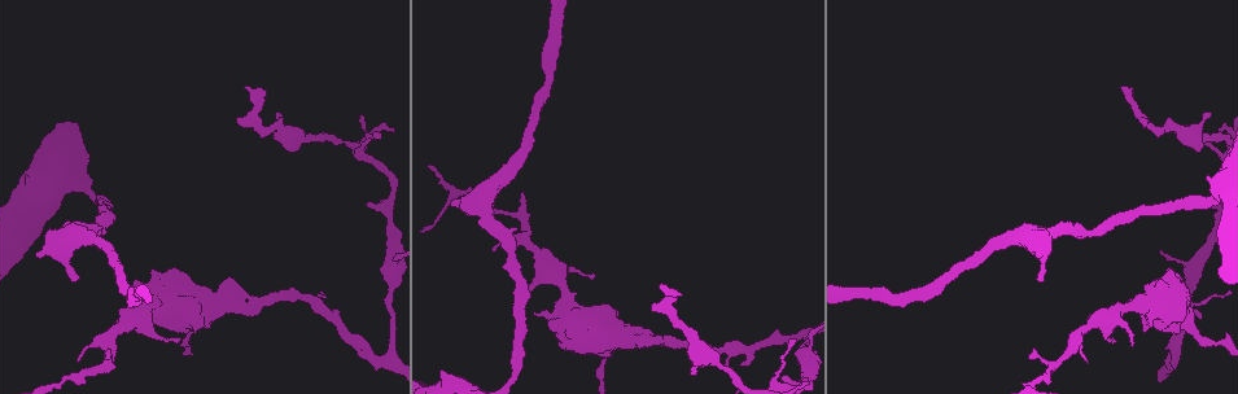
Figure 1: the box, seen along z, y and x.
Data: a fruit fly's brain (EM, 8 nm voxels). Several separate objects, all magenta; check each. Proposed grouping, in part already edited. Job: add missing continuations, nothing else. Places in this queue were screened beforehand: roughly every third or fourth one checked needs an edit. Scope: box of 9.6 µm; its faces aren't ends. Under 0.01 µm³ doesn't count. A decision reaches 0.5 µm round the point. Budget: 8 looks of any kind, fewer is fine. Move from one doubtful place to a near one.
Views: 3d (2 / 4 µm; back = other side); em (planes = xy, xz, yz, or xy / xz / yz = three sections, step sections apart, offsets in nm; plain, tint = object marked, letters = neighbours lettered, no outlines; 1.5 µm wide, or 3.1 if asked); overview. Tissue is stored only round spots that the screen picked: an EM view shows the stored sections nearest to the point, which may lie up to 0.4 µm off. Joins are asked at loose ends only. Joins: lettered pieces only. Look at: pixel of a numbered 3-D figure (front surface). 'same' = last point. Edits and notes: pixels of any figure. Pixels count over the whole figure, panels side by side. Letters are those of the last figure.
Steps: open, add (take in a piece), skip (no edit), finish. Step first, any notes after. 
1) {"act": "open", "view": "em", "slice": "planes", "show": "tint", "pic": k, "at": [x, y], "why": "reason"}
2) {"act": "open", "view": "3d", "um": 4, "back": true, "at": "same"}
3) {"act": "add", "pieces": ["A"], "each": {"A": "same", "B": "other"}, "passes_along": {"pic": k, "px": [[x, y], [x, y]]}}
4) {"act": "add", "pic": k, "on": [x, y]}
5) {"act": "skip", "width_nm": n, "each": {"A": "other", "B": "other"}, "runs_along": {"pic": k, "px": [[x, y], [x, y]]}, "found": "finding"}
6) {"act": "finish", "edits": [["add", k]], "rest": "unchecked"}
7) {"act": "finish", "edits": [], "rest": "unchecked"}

{"act": "open", "view": "3d", "um": 2, "back": true, "pic": 1, "at": [591, 277], "why": "tapers out"}

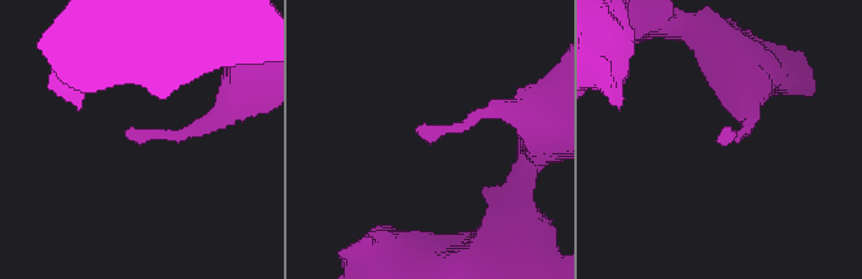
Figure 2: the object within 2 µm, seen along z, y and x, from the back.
{"act": "open", "view": "em", "slice": "xz", "step": 4, "show": "tint", "pic": 2, "at": [421, 127]}

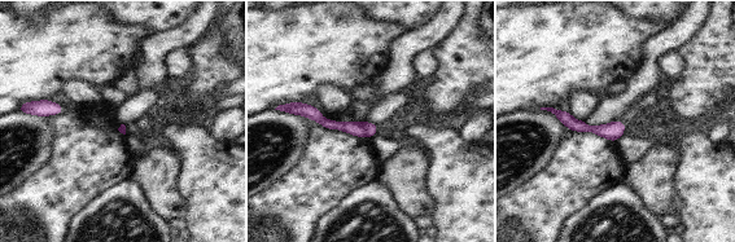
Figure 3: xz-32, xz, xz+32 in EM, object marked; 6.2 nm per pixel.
{"act": "open", "view": "em", "slice": "planes", "show": "letters", "at": "same"}

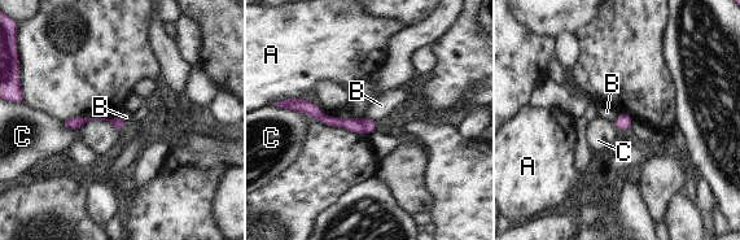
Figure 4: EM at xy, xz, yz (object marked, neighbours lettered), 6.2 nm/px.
{"act": "skip", "longest_contact_nm": ["C", 380], "each": {"A": "other", "B": "other", "C": "other"}, "runs_along": {"pic": 4, "px": [[293, 107], [372, 126]]}, "found": "no lettered piece goes on from it"}

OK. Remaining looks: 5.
{"act": "open", "view": "3d", "um": 4, "pic": 1, "at": [1037, 279]}

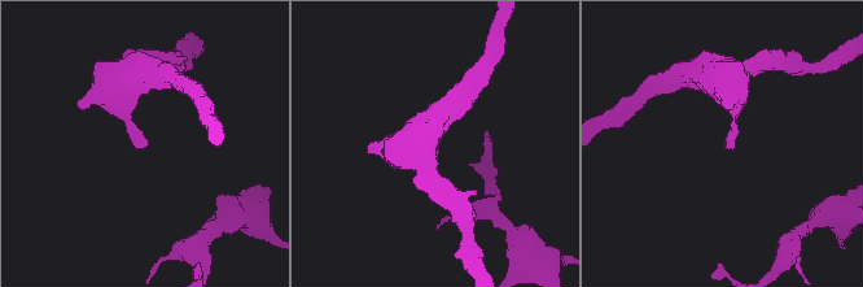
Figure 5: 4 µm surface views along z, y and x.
{"act": "open", "view": "em", "slice": "xy", "step": 8, "show": "letters", "pic": 5, "at": [146, 145], "why": "shape alone is not enough"}

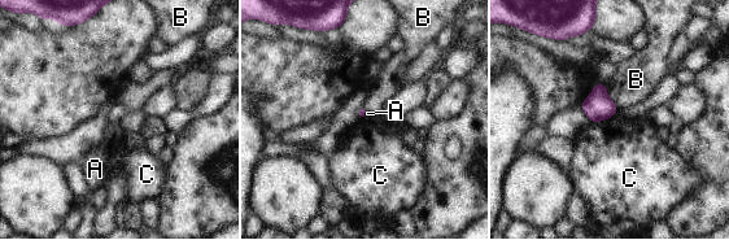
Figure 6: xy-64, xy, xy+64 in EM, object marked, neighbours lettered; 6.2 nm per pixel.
{"act": "open", "view": "em", "slice": "planes", "show": "letters", "at": "same"}

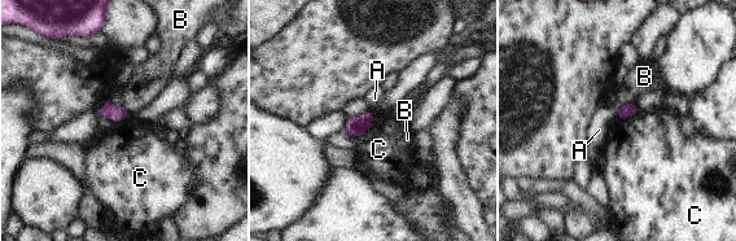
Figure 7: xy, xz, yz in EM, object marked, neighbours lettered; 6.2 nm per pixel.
{"act": "skip", "each": {"A": "other", "B": "other", "C": "other"}, "border": {"pic": 7, "px": [[373, 110], [373, 122], [355, 137]]}, "found": "no lettered piece goes on from it"}

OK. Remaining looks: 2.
{"act": "open", "view": "3d", "um": 2, "pic": 1, "at": [1200, 315], "why": "free end"}

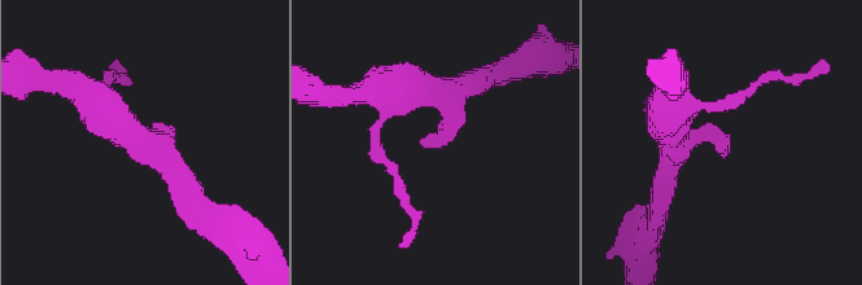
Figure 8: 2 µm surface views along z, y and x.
{"act": "open", "view": "em", "slice": "planes", "show": "letters", "pic": 8, "at": [425, 146], "arm_widths_nm": [190, 200], "why": "shape alone is not enough"}

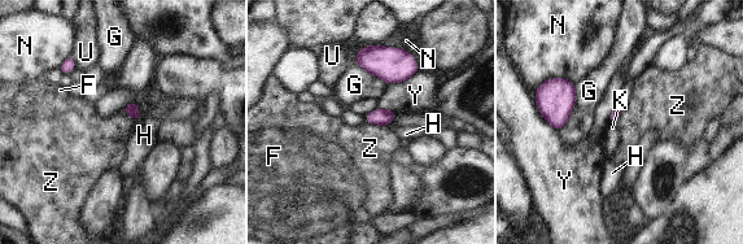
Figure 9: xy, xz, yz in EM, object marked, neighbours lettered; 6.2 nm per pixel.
{"act": "skip", "each": {"F": "other", "G": "other", "H": "other", "K": "other", "N": "other", "U": "other", "Y": "other", "Z": "other"}, "border": {"pic": 9, "px": [[365, 121], [390, 126]]}, "found": "no lettered piece goes on from it"}

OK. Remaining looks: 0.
{"act": "finish", "edits": [], "rest": "unchecked"}

